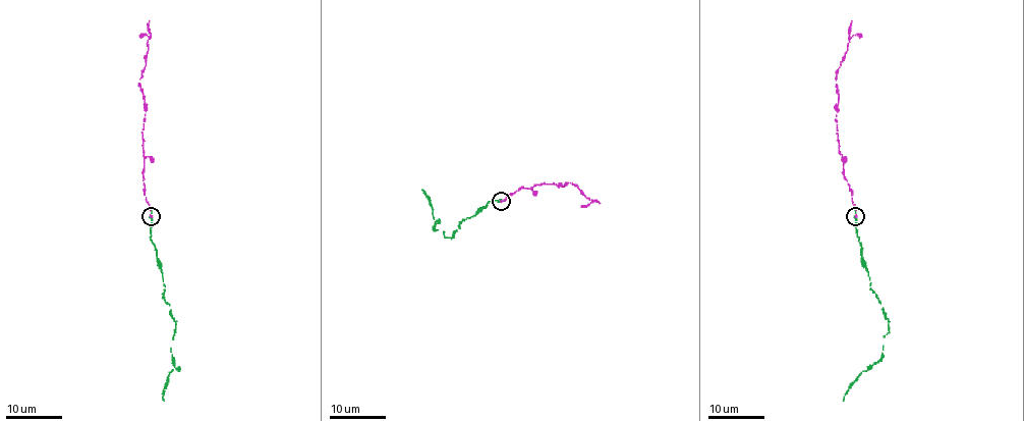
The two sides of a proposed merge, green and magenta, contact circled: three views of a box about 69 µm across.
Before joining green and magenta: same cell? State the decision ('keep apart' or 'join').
join

